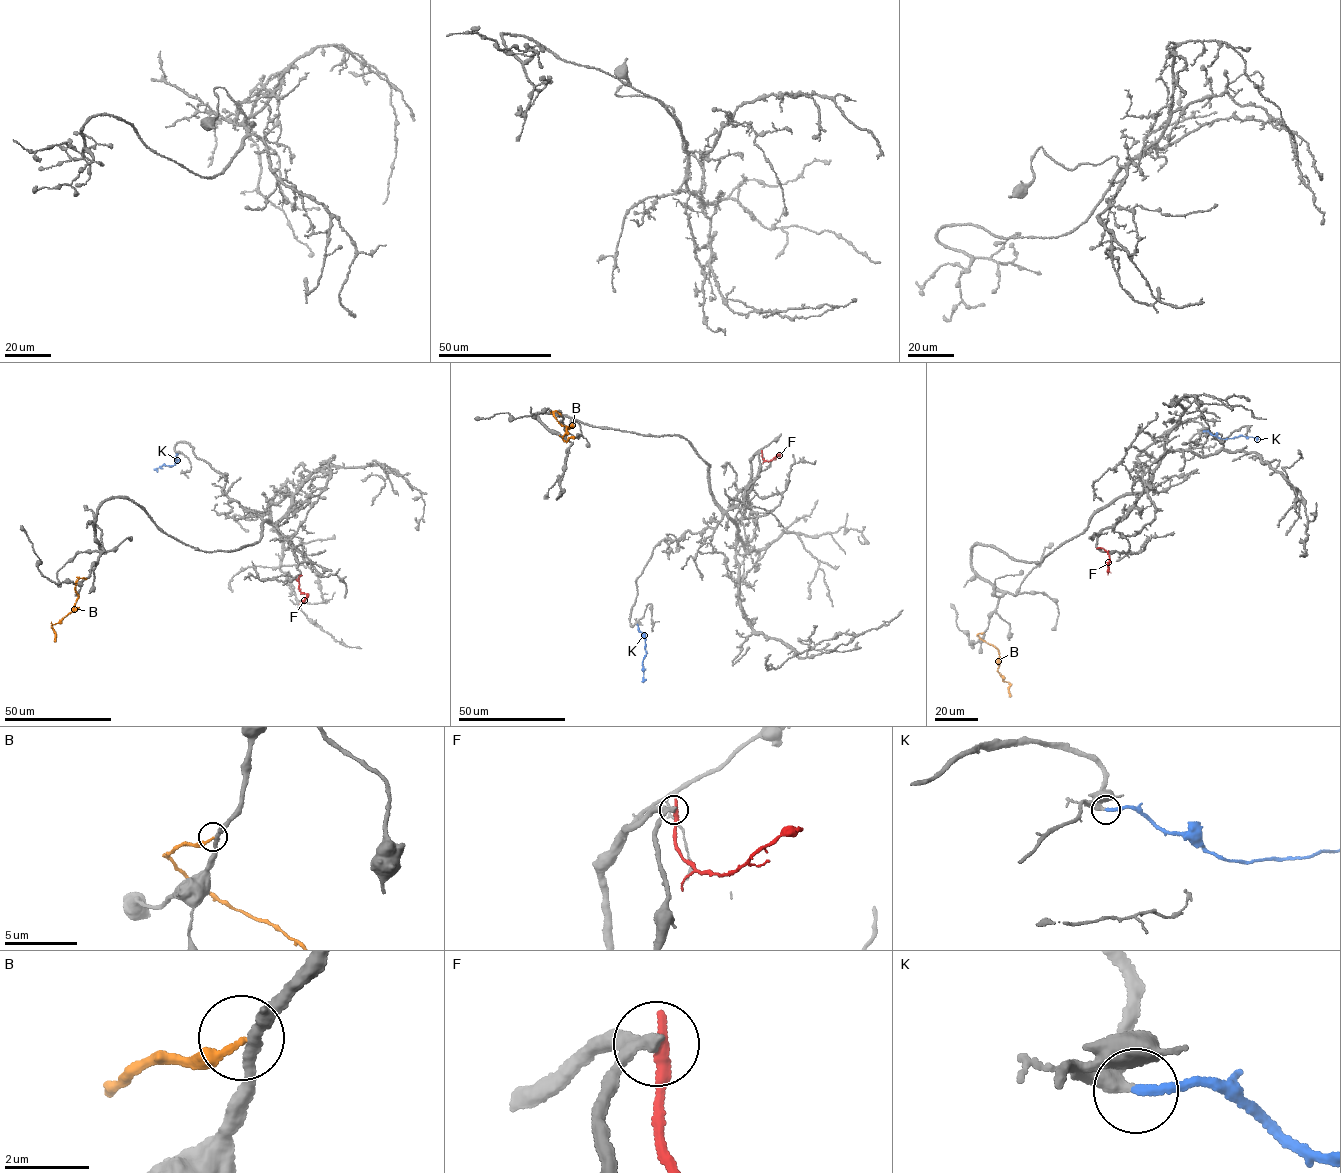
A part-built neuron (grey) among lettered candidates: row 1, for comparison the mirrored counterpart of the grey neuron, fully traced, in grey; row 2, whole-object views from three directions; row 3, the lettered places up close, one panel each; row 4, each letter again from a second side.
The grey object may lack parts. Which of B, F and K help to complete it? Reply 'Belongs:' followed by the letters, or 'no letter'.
Belongs: K

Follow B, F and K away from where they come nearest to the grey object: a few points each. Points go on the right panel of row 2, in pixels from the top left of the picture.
B: (983, 632), (977, 635), (998, 650), (997, 669), (1005, 682), (1011, 684), (1008, 688), (1010, 696)
F: (1097, 548), (1103, 548), (1109, 556), (1107, 575)
K: (1203, 431), (1220, 439), (1240, 435), (1257, 441)

